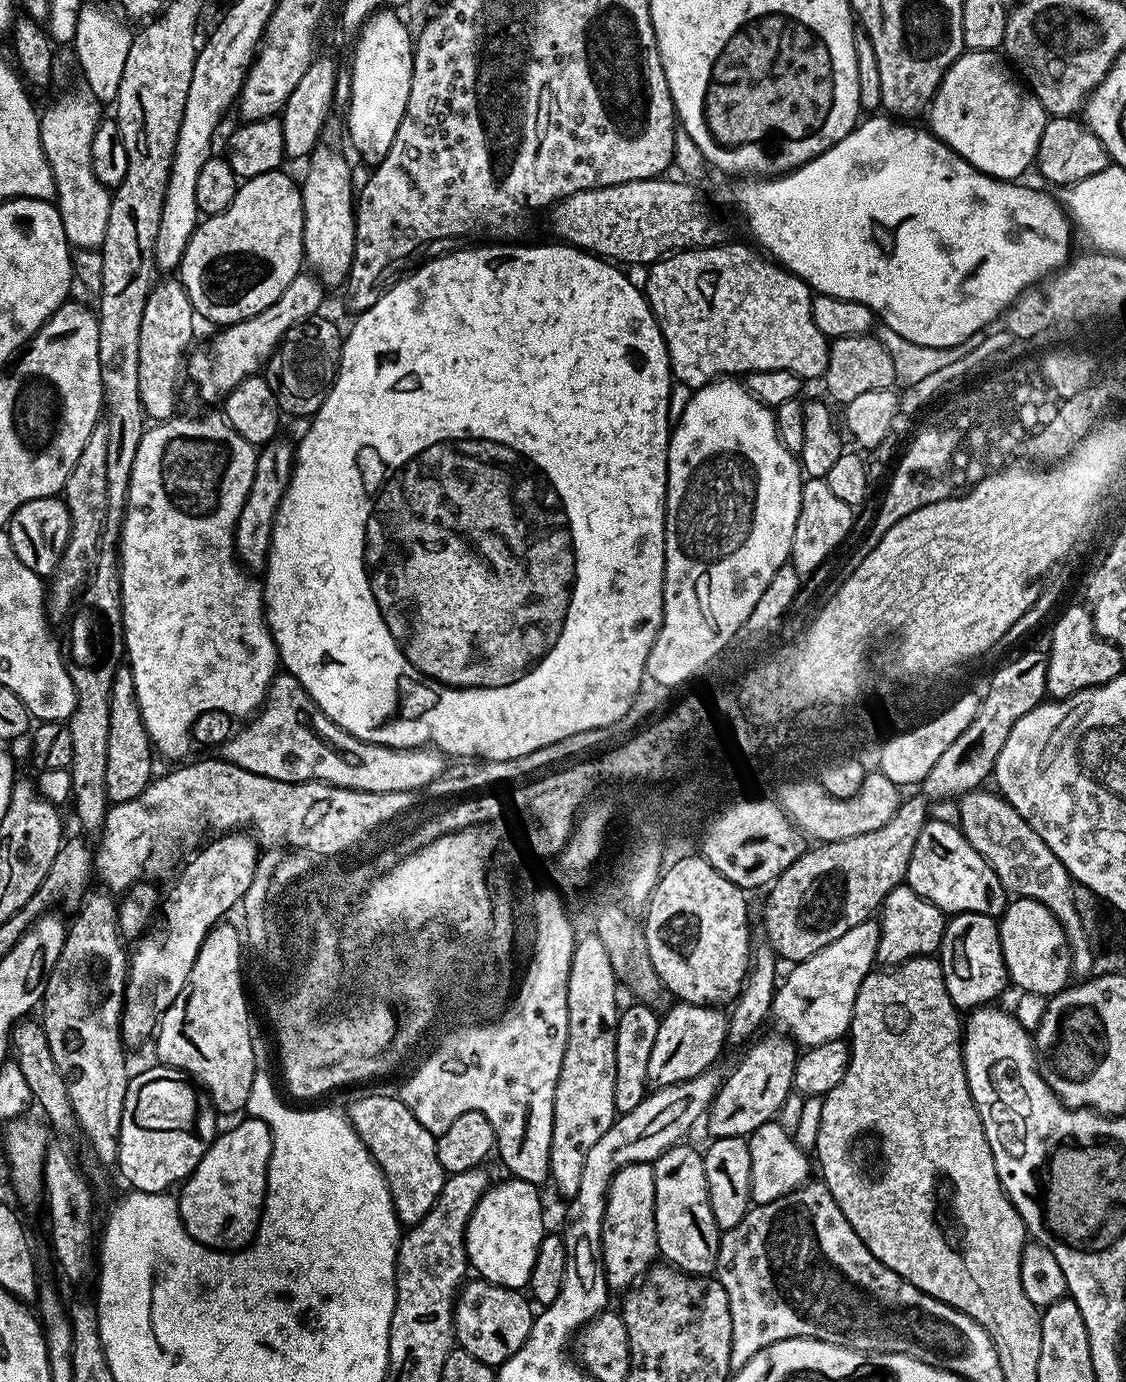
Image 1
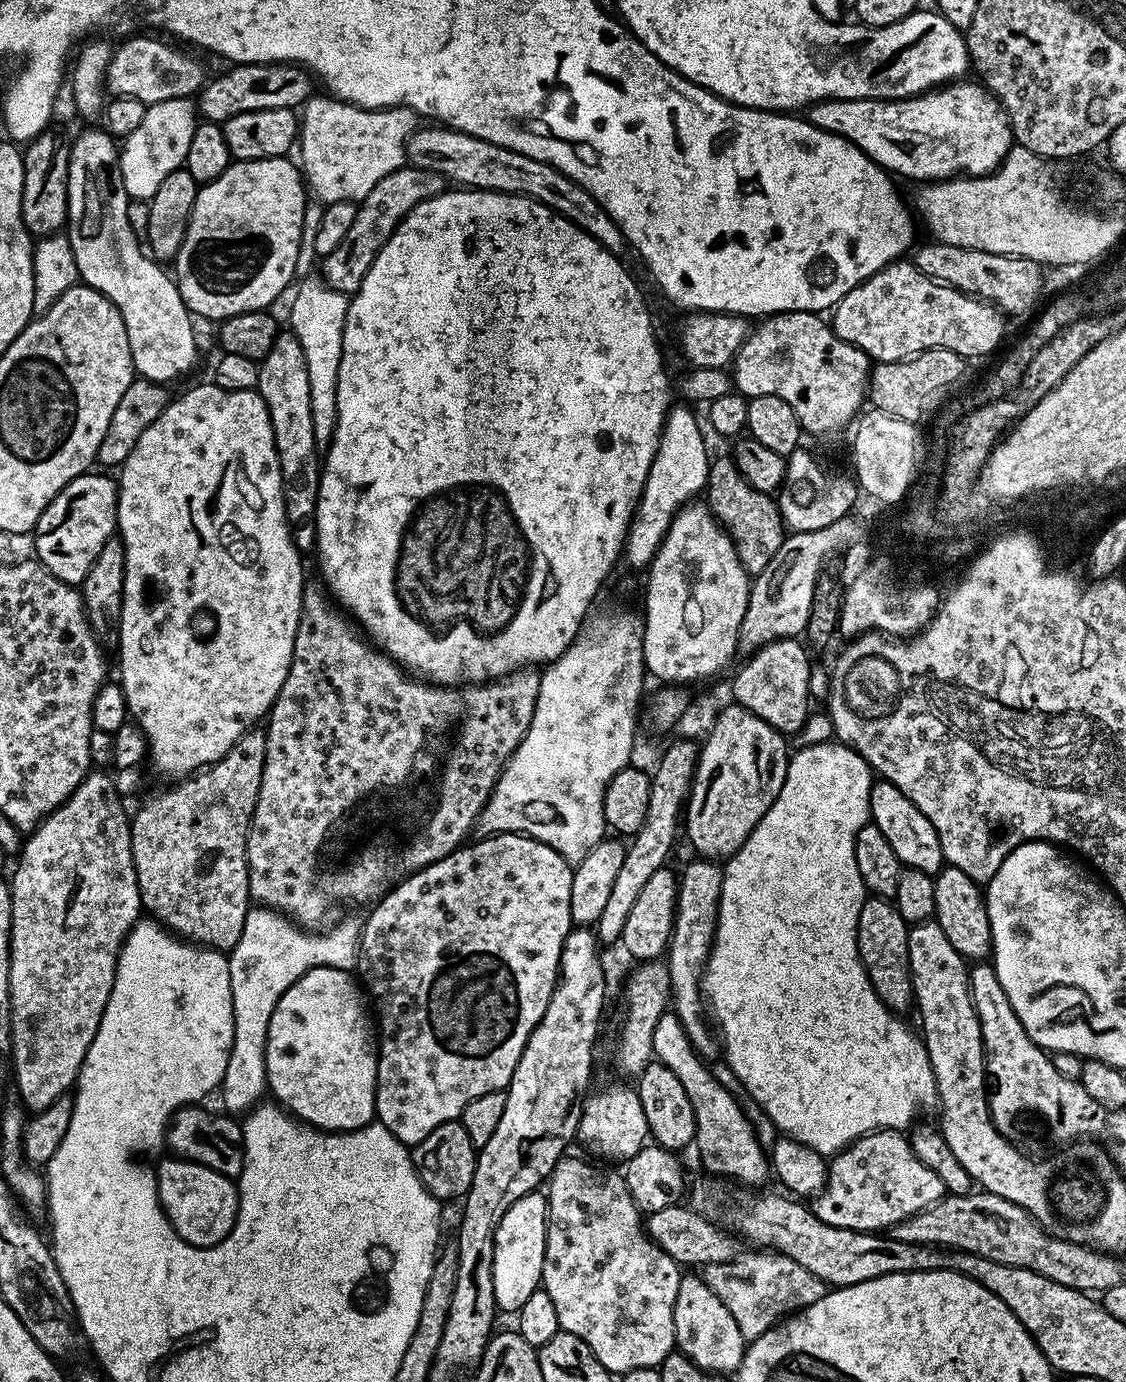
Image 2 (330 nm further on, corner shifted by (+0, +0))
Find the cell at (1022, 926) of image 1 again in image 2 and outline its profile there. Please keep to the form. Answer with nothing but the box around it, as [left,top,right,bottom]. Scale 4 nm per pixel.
[934,866,992,962]

